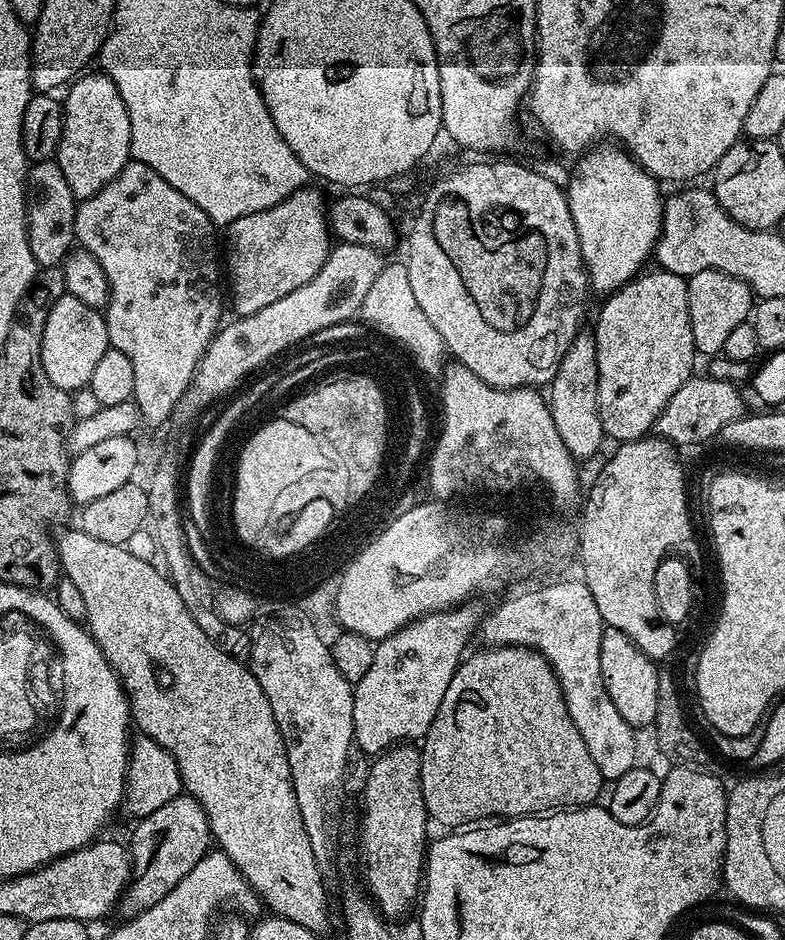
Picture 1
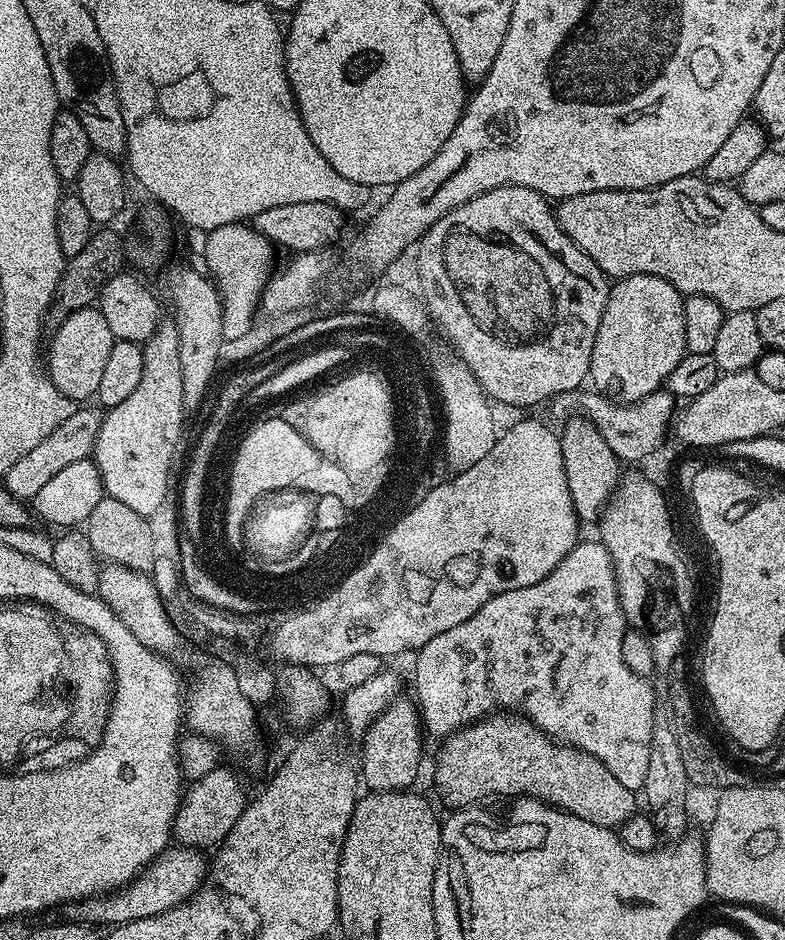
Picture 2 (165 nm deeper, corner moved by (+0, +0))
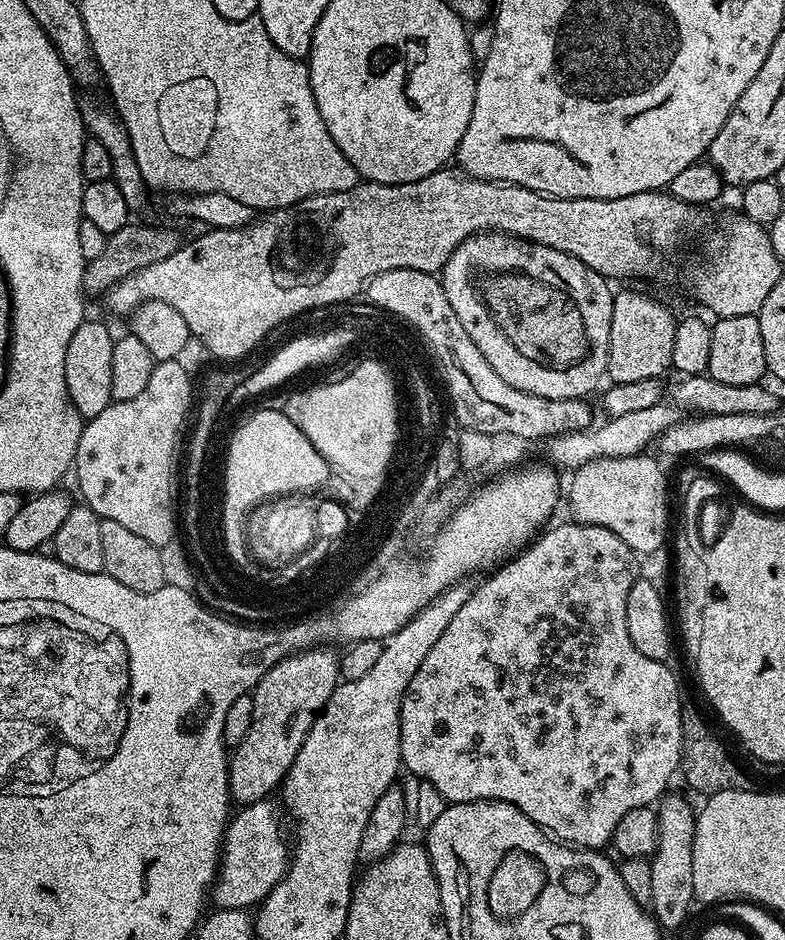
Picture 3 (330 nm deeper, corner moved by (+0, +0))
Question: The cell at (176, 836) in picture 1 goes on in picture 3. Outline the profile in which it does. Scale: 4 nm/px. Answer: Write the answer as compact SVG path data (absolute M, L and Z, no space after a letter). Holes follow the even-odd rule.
M313 646L293 651L285 660L278 661L265 676L259 680L251 693L254 702L254 722L248 724L246 738L235 745L230 756L228 781L230 794L237 805L253 804L259 800L269 799L272 791L279 789L284 782L284 775L294 766L294 758L298 758L298 750L302 750L302 742L306 742L306 734L310 726L314 726L316 717L326 706L330 694L340 680L340 661L337 653L331 652L328 646Z

